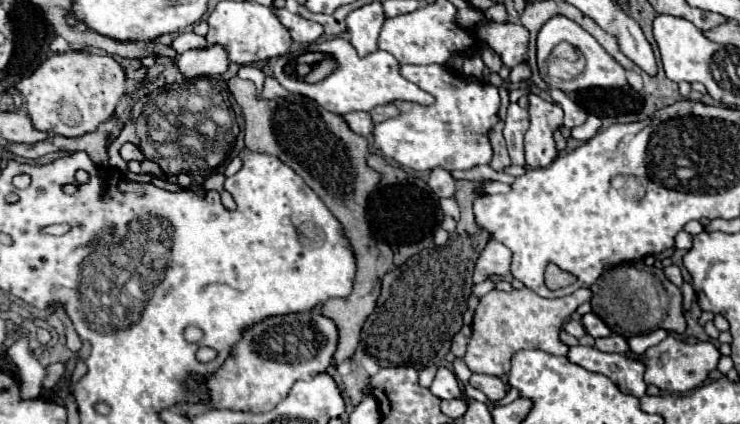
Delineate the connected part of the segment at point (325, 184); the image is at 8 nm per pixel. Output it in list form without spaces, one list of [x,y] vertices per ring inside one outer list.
[[[233,77],[229,81],[229,91],[243,109],[245,117],[245,145],[251,151],[271,153],[287,163],[295,173],[299,173],[305,183],[323,199],[327,209],[337,217],[343,227],[343,235],[349,239],[351,251],[355,255],[357,273],[353,279],[353,291],[343,299],[329,299],[323,303],[321,313],[329,317],[339,331],[337,351],[333,355],[333,365],[351,359],[357,345],[359,333],[365,319],[373,313],[377,295],[381,291],[381,279],[385,269],[379,267],[379,251],[375,241],[369,237],[369,225],[365,221],[367,195],[379,183],[379,173],[367,167],[367,141],[365,137],[353,133],[341,115],[329,113],[317,103],[301,97],[289,95],[287,99],[255,99],[255,85]]]

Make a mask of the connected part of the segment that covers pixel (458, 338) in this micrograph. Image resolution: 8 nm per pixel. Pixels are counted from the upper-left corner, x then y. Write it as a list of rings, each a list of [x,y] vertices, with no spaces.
[[[457,333],[457,335],[453,337],[451,353],[453,353],[457,359],[461,359],[461,357],[465,355],[465,349],[467,349],[467,337],[465,337],[463,333]]]

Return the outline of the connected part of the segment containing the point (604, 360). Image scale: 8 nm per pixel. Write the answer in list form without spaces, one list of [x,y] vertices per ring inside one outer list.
[[[583,345],[571,347],[567,353],[567,359],[589,371],[607,375],[615,385],[619,385],[621,389],[625,389],[635,397],[645,395],[645,389],[647,389],[643,381],[645,363],[641,361],[627,359],[625,355],[619,355],[619,353],[603,353],[603,351],[597,351],[595,347],[583,347]]]

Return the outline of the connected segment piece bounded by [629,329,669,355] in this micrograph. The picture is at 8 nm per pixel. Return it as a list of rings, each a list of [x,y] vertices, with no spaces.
[[[657,329],[657,331],[647,333],[647,335],[637,335],[637,337],[631,337],[631,339],[629,339],[629,347],[631,347],[633,353],[641,355],[641,353],[645,353],[649,347],[661,343],[667,335],[669,335],[669,333],[663,331],[663,329]]]

